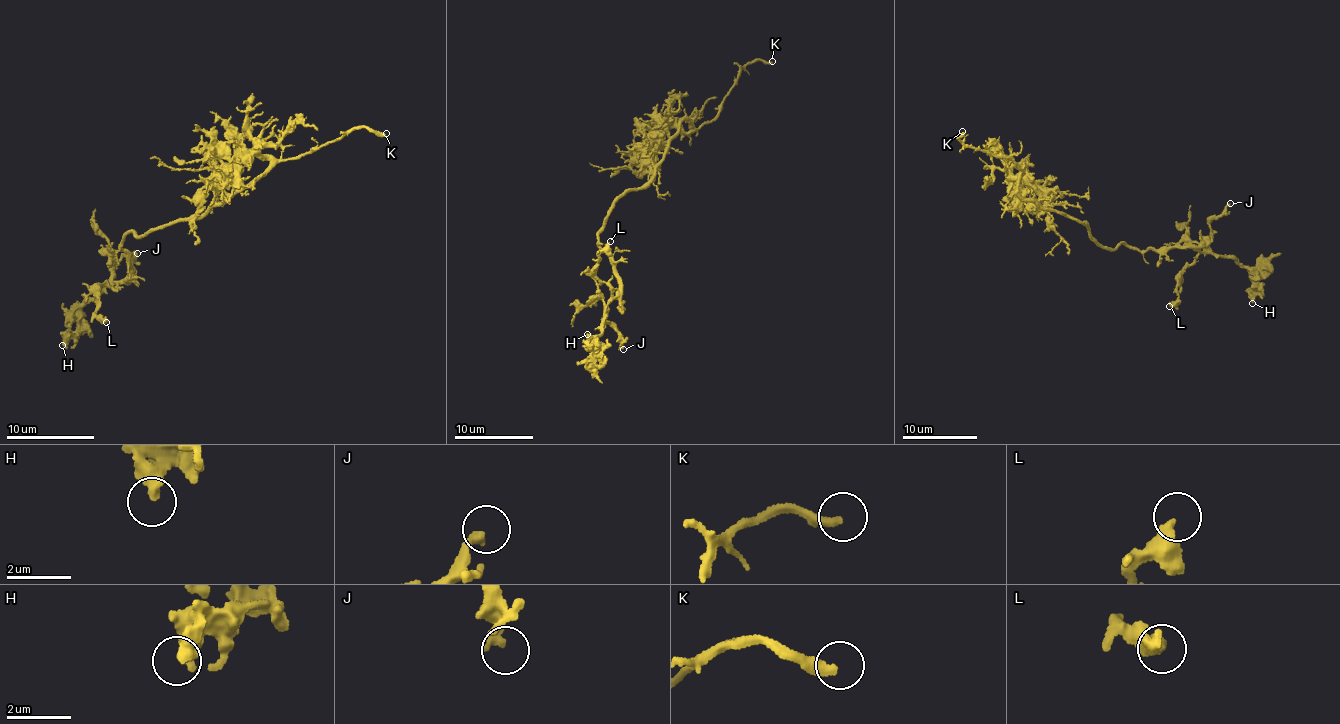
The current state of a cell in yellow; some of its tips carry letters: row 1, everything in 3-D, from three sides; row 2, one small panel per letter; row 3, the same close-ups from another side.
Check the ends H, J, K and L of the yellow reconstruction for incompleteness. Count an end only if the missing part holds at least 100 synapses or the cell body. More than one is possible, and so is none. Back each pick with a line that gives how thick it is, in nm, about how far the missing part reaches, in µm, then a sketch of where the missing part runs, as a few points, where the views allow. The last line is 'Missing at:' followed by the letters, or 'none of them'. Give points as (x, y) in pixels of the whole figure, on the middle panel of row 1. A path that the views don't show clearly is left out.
K: 320 nm thick; about 70 µm are missing
Missing at: K

